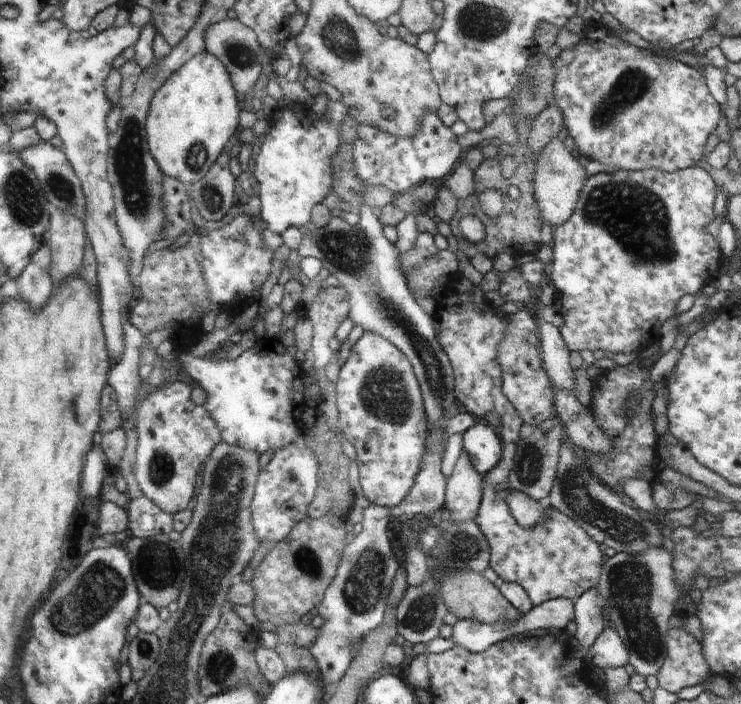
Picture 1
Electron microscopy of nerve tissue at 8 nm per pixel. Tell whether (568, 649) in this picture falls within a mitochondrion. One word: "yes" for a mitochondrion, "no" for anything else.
no

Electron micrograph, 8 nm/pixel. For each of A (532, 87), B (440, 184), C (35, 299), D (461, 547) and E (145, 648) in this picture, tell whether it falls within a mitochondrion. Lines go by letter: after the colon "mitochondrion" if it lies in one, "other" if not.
A: mitochondrion
B: other
C: other
D: mitochondrion
E: mitochondrion

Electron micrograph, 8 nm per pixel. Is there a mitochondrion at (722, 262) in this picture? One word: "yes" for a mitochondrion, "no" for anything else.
no

